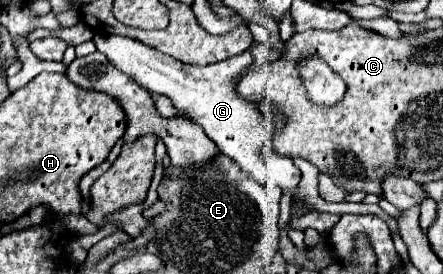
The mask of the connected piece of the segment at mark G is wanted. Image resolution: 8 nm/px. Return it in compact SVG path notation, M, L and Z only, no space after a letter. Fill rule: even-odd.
M94 36L98 52L102 52L114 66L122 72L132 76L140 86L150 90L152 94L168 96L178 108L188 112L188 118L200 124L206 134L218 144L218 148L232 158L244 174L254 178L262 186L280 186L280 190L292 192L300 182L300 170L296 164L286 158L278 156L276 152L268 152L270 146L270 126L262 120L258 108L242 100L234 90L234 78L252 64L252 54L242 52L222 62L194 66L182 64L172 56L166 56L138 40L126 36Z

